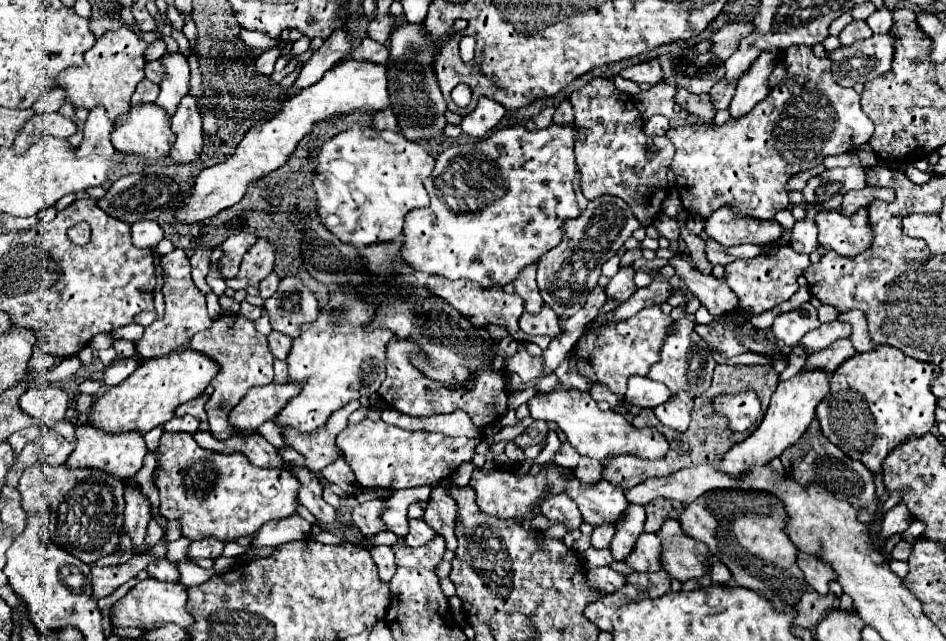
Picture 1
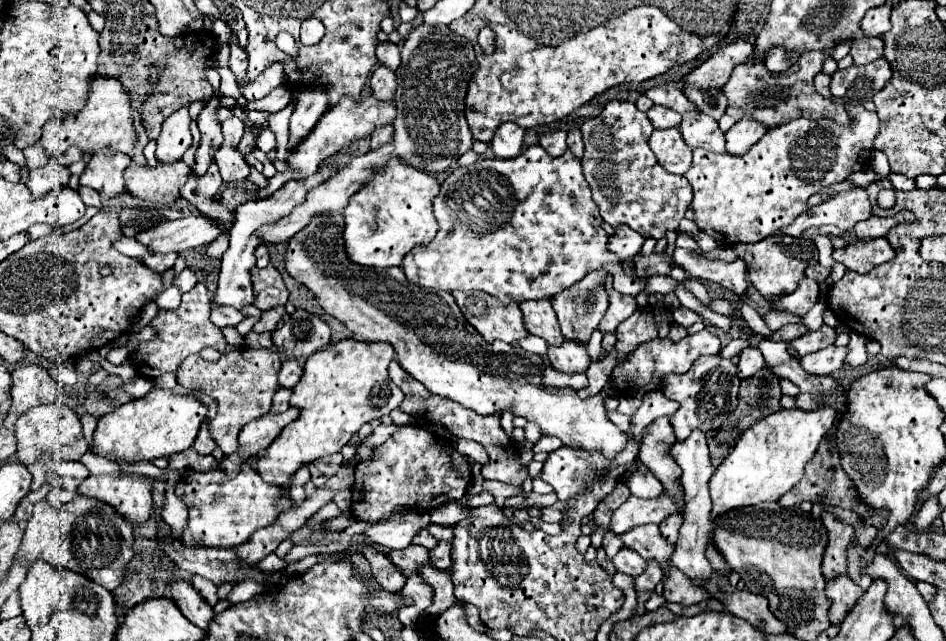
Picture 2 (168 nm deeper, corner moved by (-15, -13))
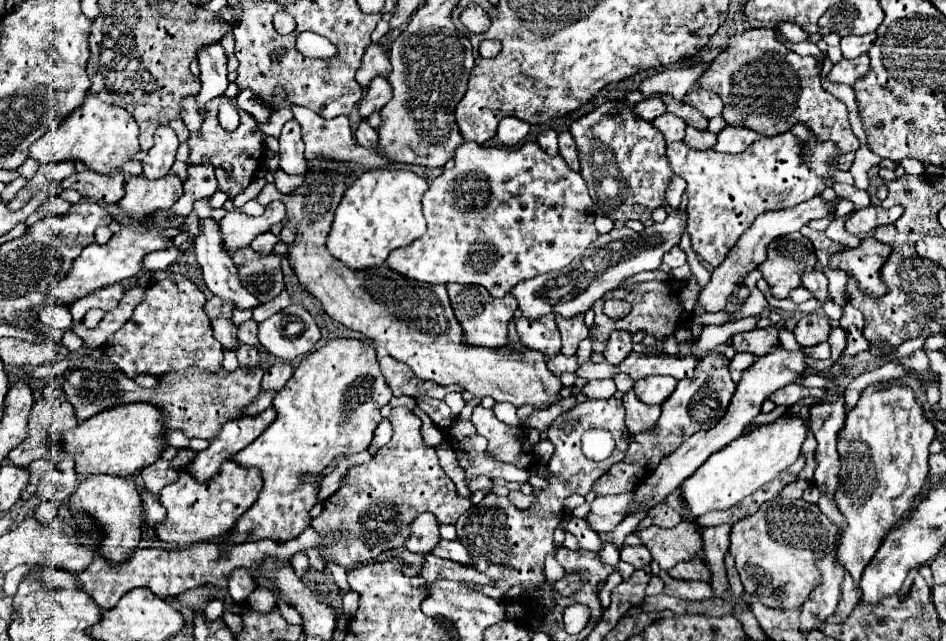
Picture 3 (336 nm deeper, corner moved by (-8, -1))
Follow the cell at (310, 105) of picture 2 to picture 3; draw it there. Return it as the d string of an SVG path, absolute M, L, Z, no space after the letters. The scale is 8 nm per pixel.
M287 121L283 125L281 137L279 137L279 147L281 147L281 169L289 175L305 175L307 173L307 163L305 163L305 145L301 139L301 127L297 121Z

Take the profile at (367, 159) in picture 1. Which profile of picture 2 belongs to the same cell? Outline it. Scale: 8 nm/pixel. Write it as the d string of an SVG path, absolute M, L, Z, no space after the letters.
M390 159L384 167L378 167L372 179L350 197L346 209L342 211L346 223L344 243L350 259L356 261L358 265L368 265L368 267L394 267L402 263L404 255L414 245L430 243L438 231L436 217L432 215L432 199L438 195L438 191L440 183L436 181L434 175L430 175L428 171L408 167L402 159Z

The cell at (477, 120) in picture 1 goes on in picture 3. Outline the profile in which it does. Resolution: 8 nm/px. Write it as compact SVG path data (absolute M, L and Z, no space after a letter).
M505 117L505 119L499 123L497 139L499 139L505 147L515 147L515 145L519 145L519 143L525 139L527 133L529 133L529 123L519 121L519 119L513 119L513 117Z

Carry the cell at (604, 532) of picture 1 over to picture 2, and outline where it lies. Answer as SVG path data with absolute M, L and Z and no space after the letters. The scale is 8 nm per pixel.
M622 547L622 549L612 557L612 563L614 563L614 567L616 567L618 571L636 577L636 575L640 575L640 573L644 571L644 563L646 563L646 561L644 561L640 555L636 555L636 551L632 551L632 549L628 549L628 547Z

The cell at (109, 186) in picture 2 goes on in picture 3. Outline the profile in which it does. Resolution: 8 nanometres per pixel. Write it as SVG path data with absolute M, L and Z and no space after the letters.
M85 169L85 171L79 171L71 177L67 177L61 183L61 187L63 189L75 189L89 201L115 205L125 195L125 177L123 177L123 173L101 175L101 173Z

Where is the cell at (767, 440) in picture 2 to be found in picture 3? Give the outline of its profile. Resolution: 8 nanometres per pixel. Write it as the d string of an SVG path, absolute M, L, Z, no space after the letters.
M779 417L775 423L757 425L755 431L749 435L741 435L739 439L731 441L727 447L711 455L693 477L685 479L679 487L679 495L689 509L691 517L701 517L713 509L729 509L741 503L747 495L755 493L759 487L775 479L781 471L793 465L799 457L801 445L805 441L807 425L799 417Z

